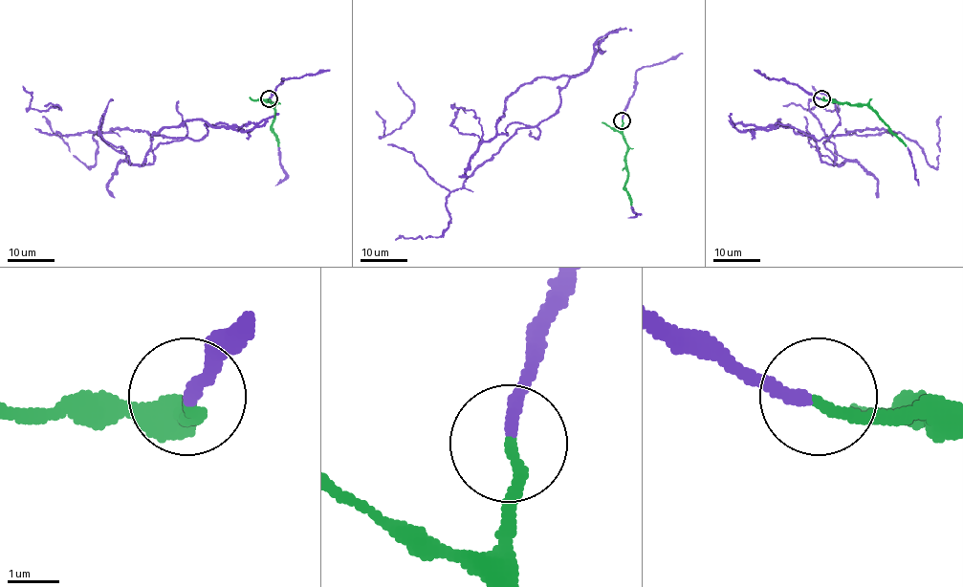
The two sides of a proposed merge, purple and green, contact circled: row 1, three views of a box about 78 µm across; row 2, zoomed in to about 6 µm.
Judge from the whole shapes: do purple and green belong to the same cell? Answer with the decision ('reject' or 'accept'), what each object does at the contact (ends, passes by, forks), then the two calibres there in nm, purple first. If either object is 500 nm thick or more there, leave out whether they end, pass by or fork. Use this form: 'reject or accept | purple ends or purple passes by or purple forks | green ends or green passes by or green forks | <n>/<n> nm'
accept | purple ends | green ends | 240/220 nm

